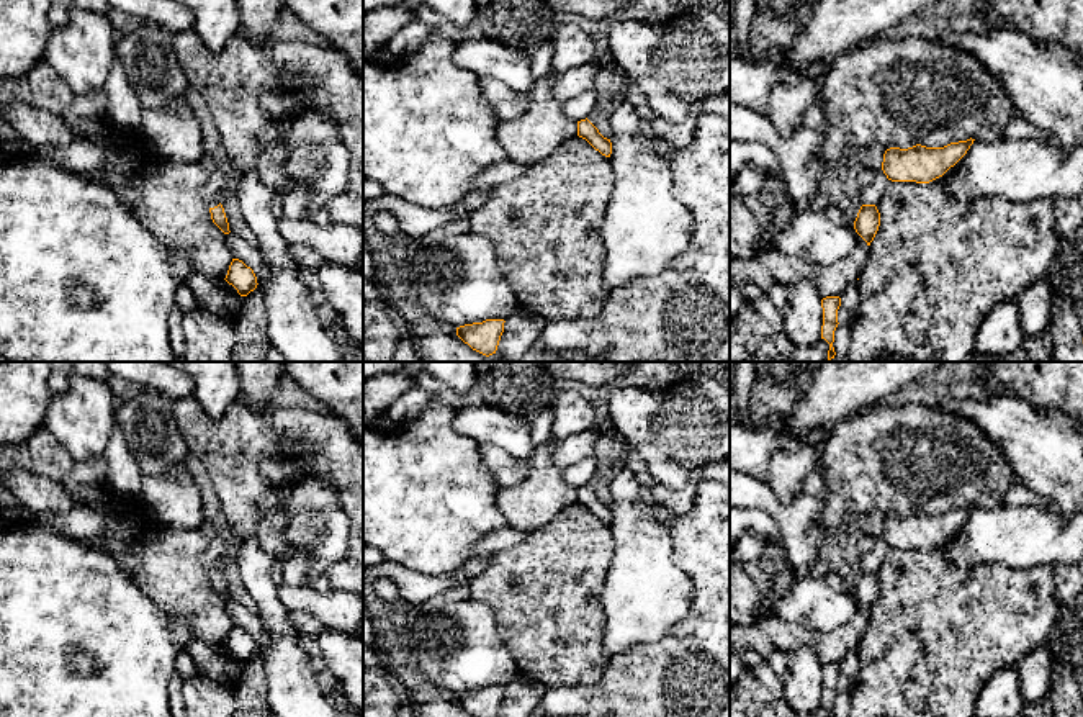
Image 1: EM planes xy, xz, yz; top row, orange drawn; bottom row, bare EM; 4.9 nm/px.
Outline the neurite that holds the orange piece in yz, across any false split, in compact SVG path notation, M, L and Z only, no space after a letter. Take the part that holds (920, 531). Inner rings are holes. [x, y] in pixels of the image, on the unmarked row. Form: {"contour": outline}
{"contour": "M970 504L944 514L921 511L908 516L890 514L883 521L882 537L892 548L929 550L954 534L967 521L973 507Z"}

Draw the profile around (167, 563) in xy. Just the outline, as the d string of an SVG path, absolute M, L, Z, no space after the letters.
M103 457L74 462L62 485L75 504L111 514L116 524L134 525L100 537L119 568L164 614L188 620L193 637L211 648L226 645L234 624L203 565L206 535L198 529L165 529L152 522L141 503L111 486Z

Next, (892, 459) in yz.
M885 401L826 432L821 476L826 527L870 511L887 517L970 504L996 509L1018 481L1003 450L967 417Z

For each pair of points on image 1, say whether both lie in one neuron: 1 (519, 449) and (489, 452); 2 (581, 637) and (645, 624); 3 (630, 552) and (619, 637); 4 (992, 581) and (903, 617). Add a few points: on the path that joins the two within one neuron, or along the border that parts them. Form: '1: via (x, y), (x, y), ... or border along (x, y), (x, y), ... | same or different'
1: border along (481, 446), (496, 446), (529, 462) | different
2: border along (599, 595), (604, 617), (602, 652), (609, 662) | different
3: via (630, 573), (630, 616) | same
4: via (970, 601), (966, 601), (949, 617), (925, 617) | same

